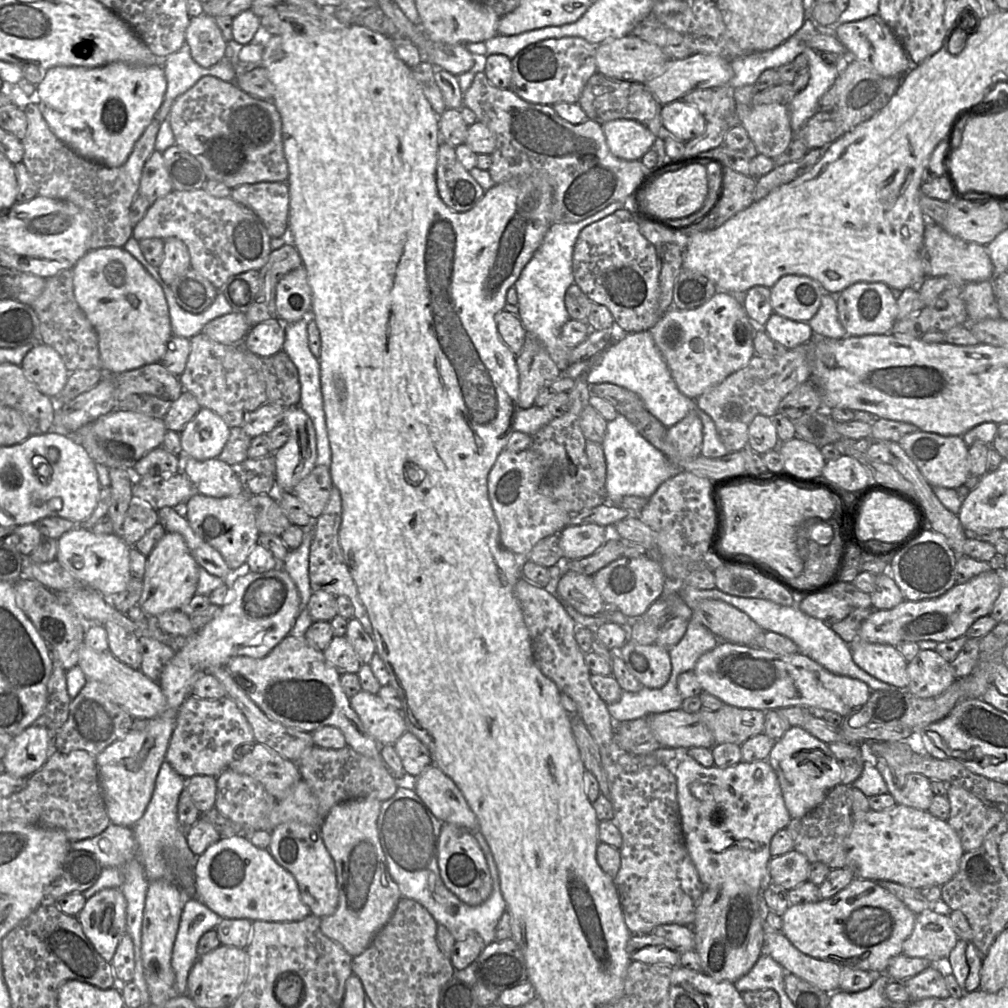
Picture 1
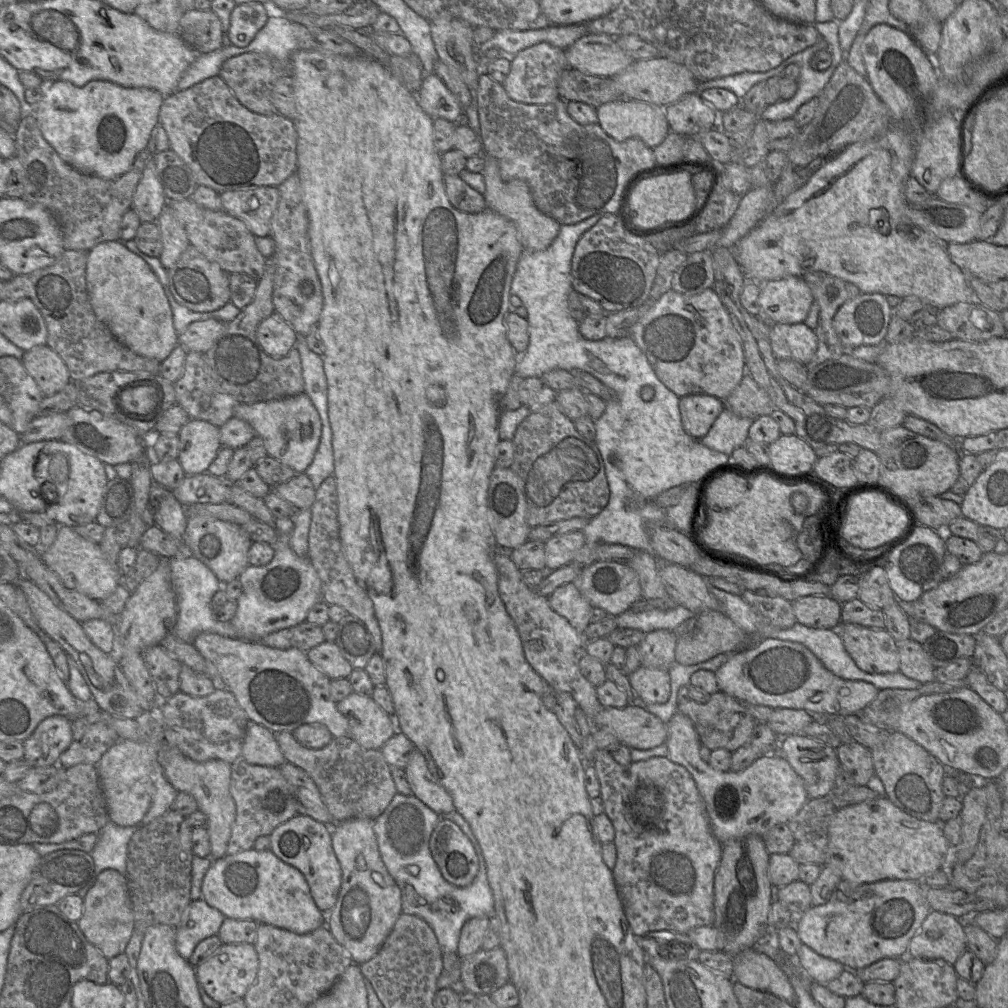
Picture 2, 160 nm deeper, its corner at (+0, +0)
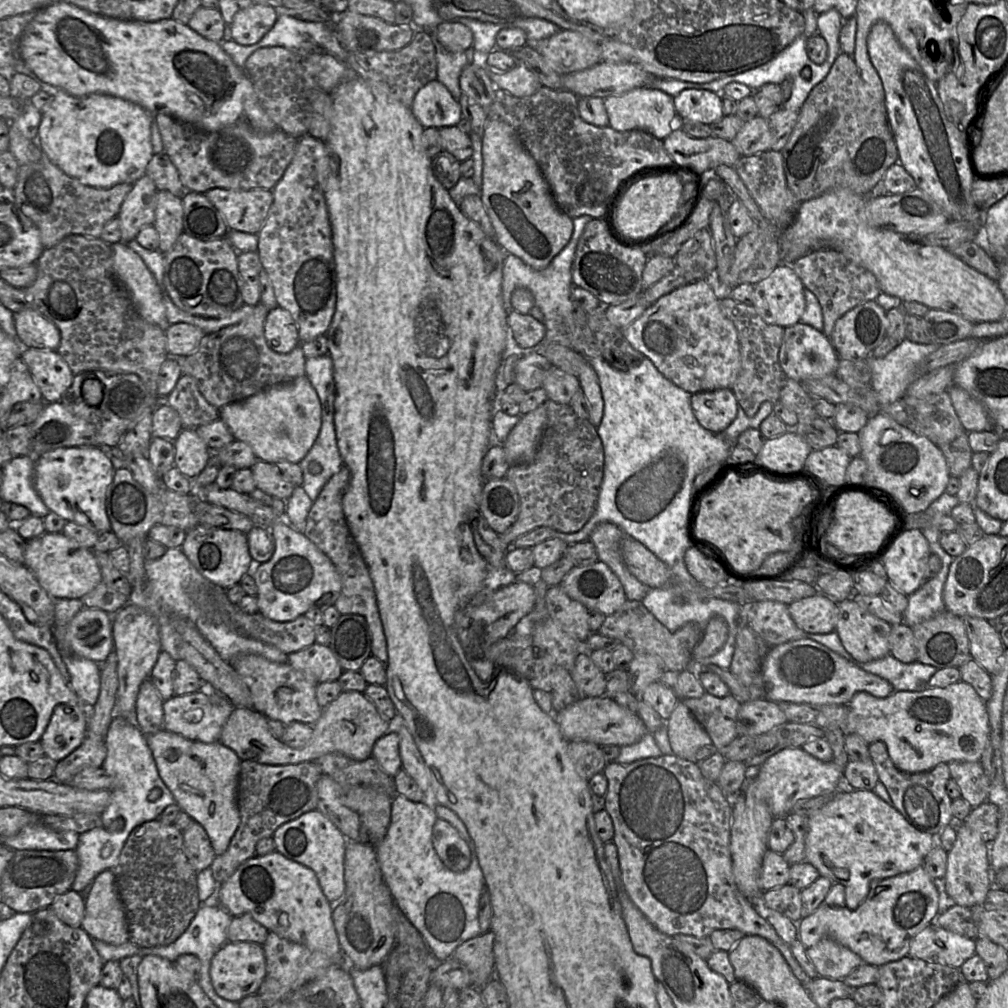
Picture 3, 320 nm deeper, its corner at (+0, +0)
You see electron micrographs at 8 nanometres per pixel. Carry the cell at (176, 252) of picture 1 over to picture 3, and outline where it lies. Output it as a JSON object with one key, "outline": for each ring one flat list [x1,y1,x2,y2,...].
{"outline":[[158,191,153,226,159,235,158,250,167,253,183,233,182,196]]}

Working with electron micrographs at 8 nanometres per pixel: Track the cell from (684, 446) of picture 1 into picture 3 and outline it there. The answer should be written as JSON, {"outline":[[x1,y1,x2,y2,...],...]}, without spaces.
{"outline":[[722,388,692,394,691,407,703,428,721,433,736,418,738,402,730,388]]}

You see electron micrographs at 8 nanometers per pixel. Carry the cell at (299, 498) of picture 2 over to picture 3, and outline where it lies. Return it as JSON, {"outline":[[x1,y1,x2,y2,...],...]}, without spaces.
{"outline":[[258,460,250,469,256,488,273,498,282,500,290,498,295,486,281,477,275,464]]}

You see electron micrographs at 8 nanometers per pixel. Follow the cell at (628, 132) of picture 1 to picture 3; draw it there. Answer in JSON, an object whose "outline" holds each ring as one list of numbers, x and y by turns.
{"outline":[[639,87,619,95,609,96,604,99,609,126,617,131,645,130,659,140,664,140,678,127,679,120,673,97,669,94,651,87]]}

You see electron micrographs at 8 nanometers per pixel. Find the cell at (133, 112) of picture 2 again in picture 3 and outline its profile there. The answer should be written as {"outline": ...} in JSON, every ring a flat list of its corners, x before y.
{"outline":[[58,90,42,113,37,143,66,175,95,188,134,184,146,175,152,156,151,126,154,114,130,101,105,94,83,97]]}

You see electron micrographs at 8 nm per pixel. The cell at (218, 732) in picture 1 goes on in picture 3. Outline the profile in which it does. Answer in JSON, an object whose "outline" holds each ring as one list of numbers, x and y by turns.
{"outline":[[198,691,181,696,174,695,163,703,163,727,189,740,204,743,220,742,222,729,234,709,235,705,219,693,210,695,207,691]]}

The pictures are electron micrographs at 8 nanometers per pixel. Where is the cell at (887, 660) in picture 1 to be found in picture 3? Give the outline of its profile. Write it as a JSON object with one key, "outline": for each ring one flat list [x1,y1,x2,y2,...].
{"outline":[[852,598,837,603,835,631,843,647,858,662,869,662,890,654,891,627]]}

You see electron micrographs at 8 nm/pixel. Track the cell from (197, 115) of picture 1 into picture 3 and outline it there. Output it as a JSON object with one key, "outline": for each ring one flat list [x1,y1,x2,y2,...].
{"outline":[[158,113,154,115,165,153,176,167,185,191,205,193,214,188,227,190,272,190,280,181,289,166,298,143,295,138,281,129,270,133,253,129,246,122,238,121,217,132,205,132,195,126,182,122,170,115]]}

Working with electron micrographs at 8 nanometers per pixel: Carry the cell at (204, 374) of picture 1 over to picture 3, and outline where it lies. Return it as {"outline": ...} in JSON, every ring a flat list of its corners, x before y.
{"outline":[[183,374,178,379,164,402,178,412,183,429,196,429,220,418,220,409,204,399,198,389,197,380,189,375]]}

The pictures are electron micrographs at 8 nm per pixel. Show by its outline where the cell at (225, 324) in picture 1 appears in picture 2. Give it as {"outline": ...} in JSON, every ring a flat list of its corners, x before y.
{"outline":[[217,319,195,321,178,336,178,341,187,352,207,352,222,335,225,324]]}

